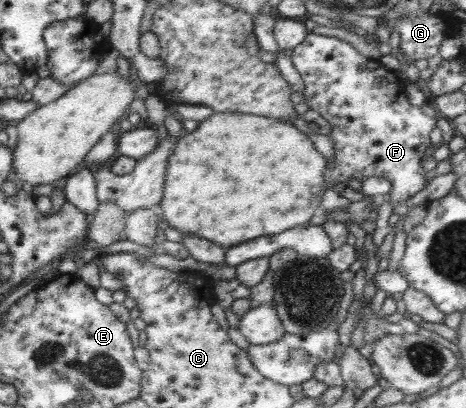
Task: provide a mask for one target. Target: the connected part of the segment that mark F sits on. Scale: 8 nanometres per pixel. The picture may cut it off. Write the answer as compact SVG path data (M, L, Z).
M309 32L309 34L304 38L302 43L299 43L294 49L291 57L292 64L297 68L298 74L302 76L302 80L304 80L304 102L309 106L310 110L314 110L318 112L328 123L330 124L330 140L334 142L334 155L333 162L330 162L325 167L323 181L328 188L334 188L333 185L337 185L337 183L346 183L349 177L355 177L356 179L362 181L367 177L372 175L377 175L378 177L384 177L391 181L391 190L390 194L390 202L394 204L404 204L409 199L414 197L416 193L420 193L422 189L427 186L428 180L424 176L425 171L420 164L422 161L422 157L425 155L424 151L428 147L430 147L430 133L437 125L438 115L436 115L436 111L432 109L430 106L423 105L421 107L417 107L416 105L411 105L410 101L407 97L407 93L405 91L405 86L407 81L403 80L399 77L397 72L390 71L386 67L384 67L378 59L364 57L361 53L358 53L350 43L344 41L338 37L328 37L325 35L318 35L314 32Z

